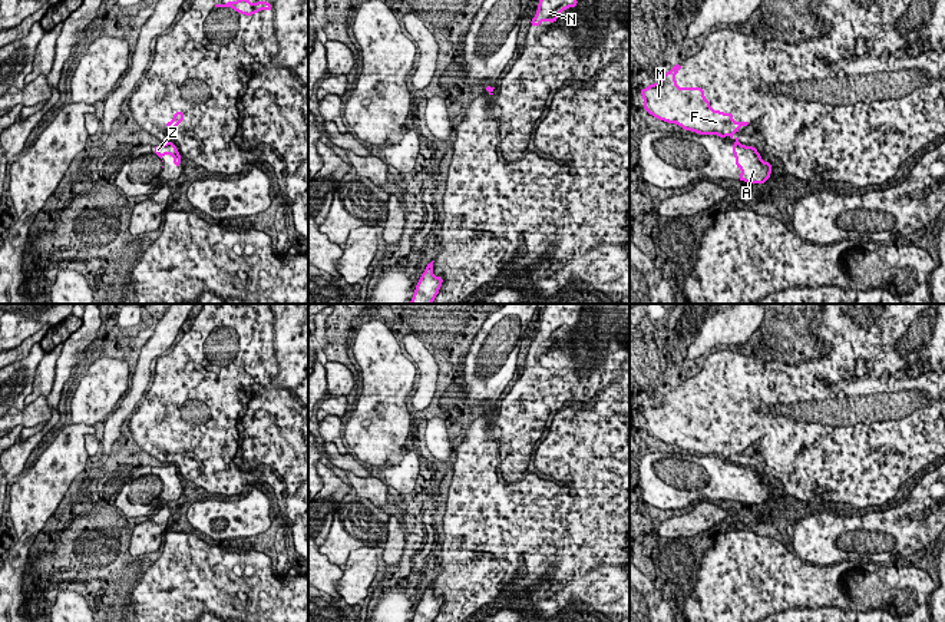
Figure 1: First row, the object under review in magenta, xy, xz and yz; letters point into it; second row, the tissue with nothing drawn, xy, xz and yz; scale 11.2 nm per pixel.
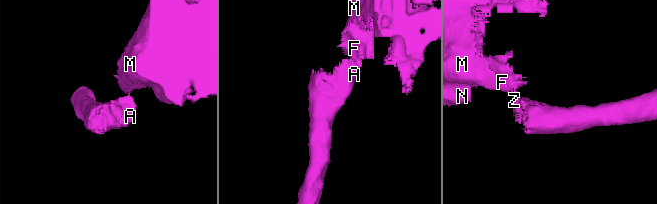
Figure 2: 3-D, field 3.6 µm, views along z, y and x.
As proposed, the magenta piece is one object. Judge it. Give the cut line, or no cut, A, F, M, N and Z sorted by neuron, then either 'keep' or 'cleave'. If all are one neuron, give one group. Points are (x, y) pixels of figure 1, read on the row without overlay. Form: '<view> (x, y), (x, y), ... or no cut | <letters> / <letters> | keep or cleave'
xy (168, 463), (171, 465) | A Z / F M N | cleave

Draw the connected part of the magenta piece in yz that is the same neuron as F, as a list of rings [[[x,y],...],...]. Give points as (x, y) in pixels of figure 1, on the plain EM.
[[[681,384],[673,387],[658,406],[652,403],[651,407],[641,410],[644,430],[648,434],[664,443],[677,444],[685,451],[731,460],[740,447],[749,446],[749,443],[734,443],[733,434],[716,433],[701,408],[678,408],[674,400],[678,391]]]

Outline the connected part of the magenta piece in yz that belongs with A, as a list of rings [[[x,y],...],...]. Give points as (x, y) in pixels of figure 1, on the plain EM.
[[[733,466],[736,487],[741,490],[740,503],[764,504],[771,494],[771,486],[761,482],[761,476],[753,467]]]

